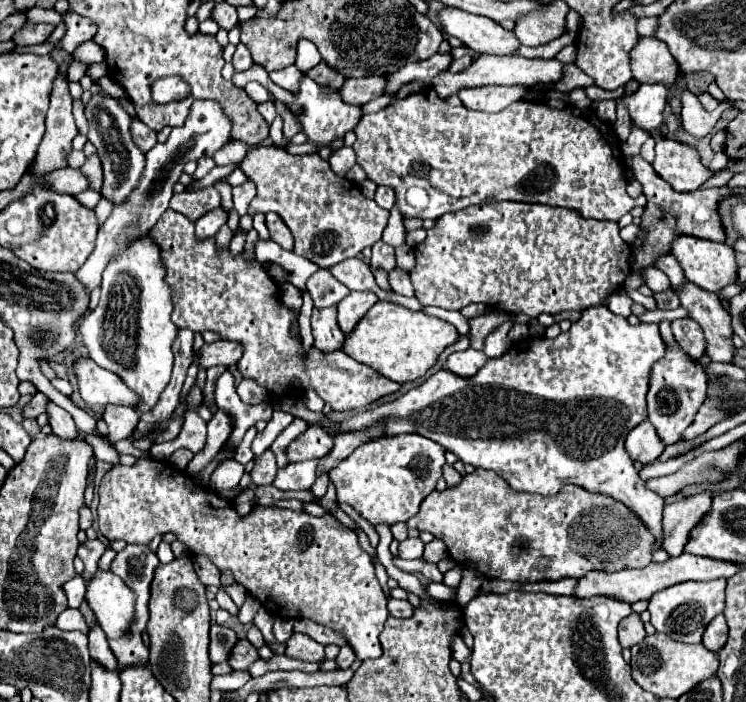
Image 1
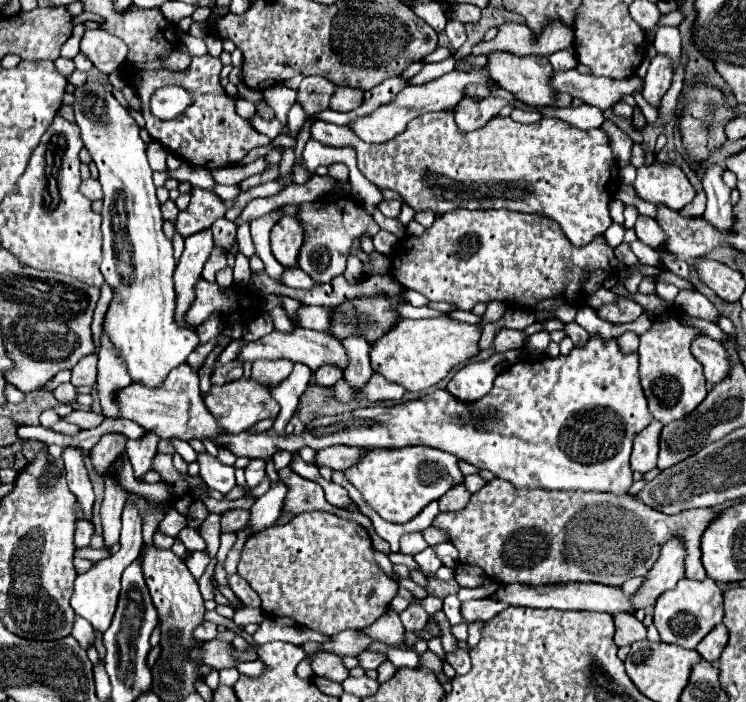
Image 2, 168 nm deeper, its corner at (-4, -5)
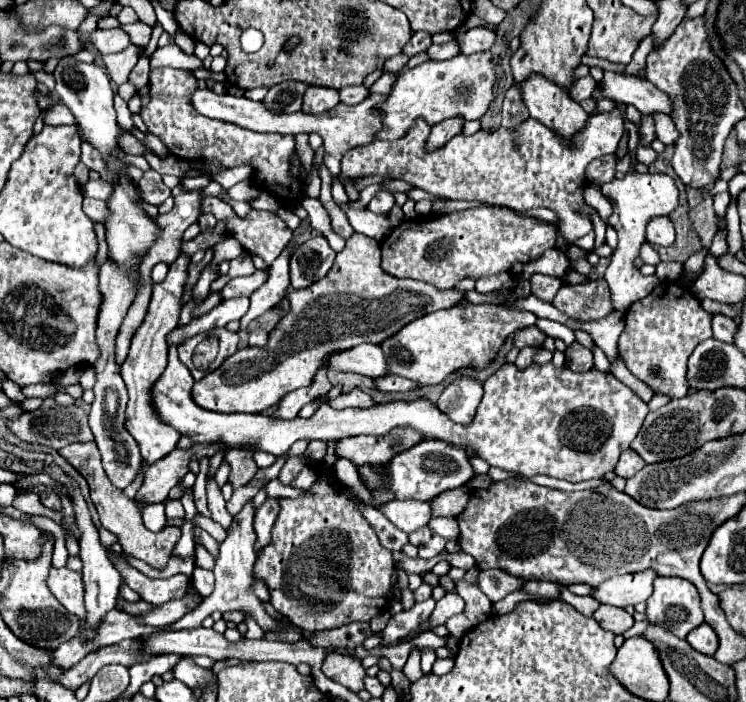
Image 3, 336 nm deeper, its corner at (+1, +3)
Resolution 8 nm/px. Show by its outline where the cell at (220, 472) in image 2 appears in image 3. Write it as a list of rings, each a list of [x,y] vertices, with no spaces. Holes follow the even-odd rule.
[[[214,476],[208,478],[208,482],[206,482],[206,492],[208,492],[208,508],[210,508],[210,512],[212,512],[212,518],[214,518],[218,524],[222,524],[224,528],[228,528],[230,522],[232,522],[232,516],[226,512],[226,502],[224,502],[224,498],[222,498],[220,486],[218,486],[218,482],[216,482]]]

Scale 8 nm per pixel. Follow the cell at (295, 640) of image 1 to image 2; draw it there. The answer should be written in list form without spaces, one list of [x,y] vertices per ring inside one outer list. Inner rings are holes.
[[[327,652],[313,654],[311,668],[313,668],[315,676],[323,676],[323,678],[339,682],[339,684],[349,678],[349,670],[345,668],[343,660],[339,656],[335,656],[335,654],[327,654]]]

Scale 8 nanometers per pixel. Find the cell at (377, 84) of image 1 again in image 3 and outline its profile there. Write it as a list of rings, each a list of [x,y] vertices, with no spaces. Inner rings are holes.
[[[308,88],[306,96],[304,96],[302,110],[308,114],[322,114],[322,112],[334,108],[336,104],[340,104],[338,90],[334,90],[334,88]]]

